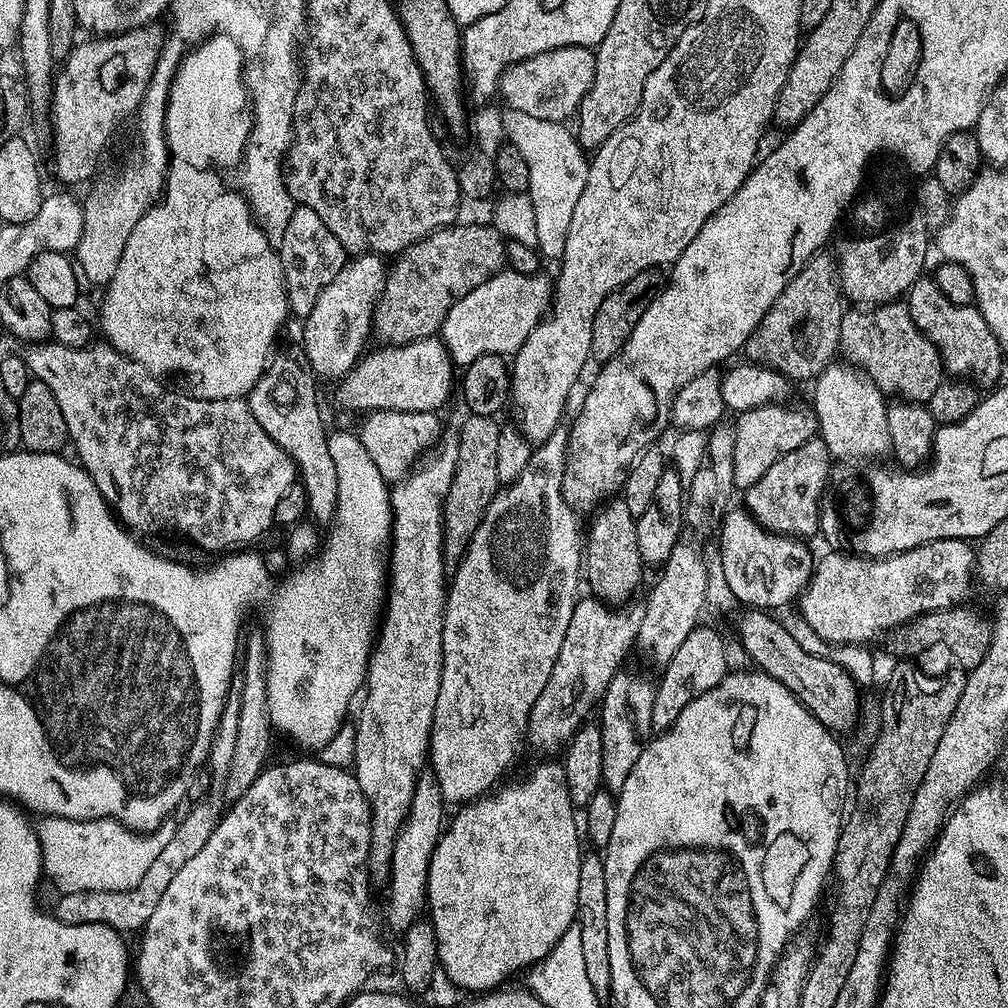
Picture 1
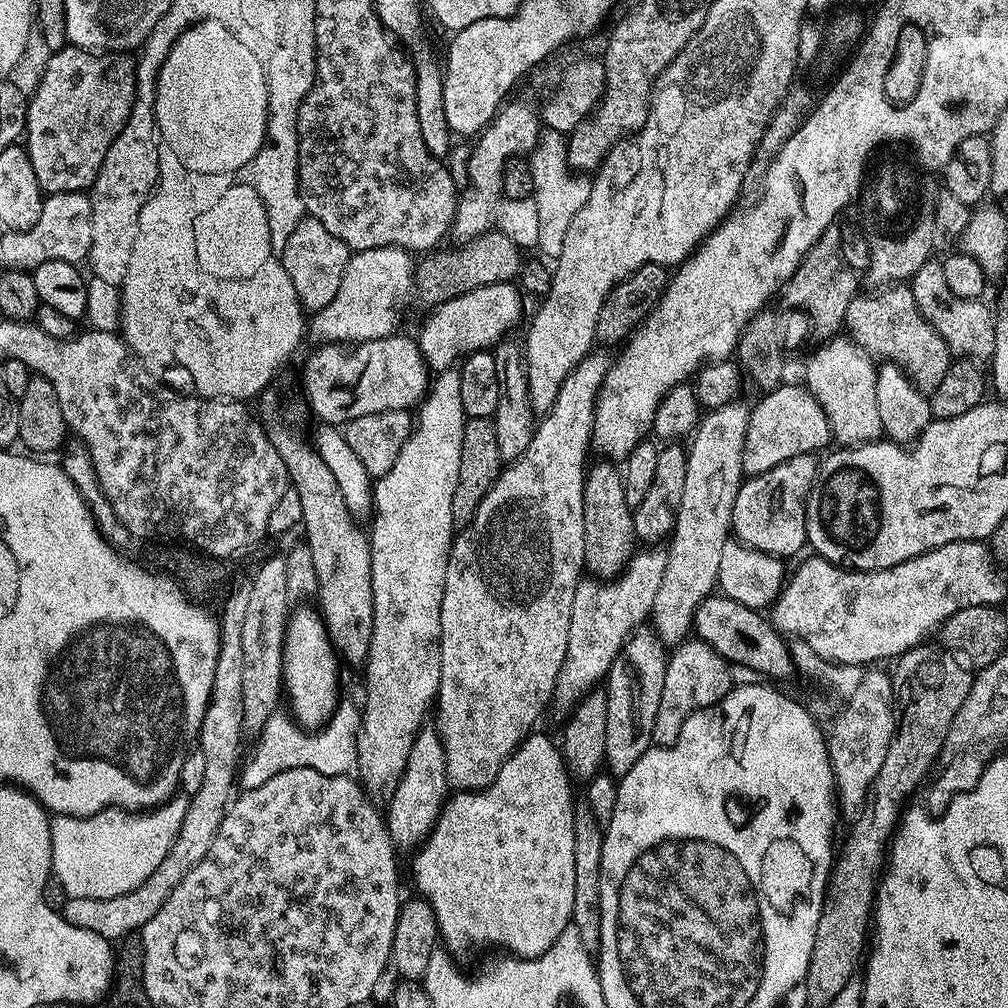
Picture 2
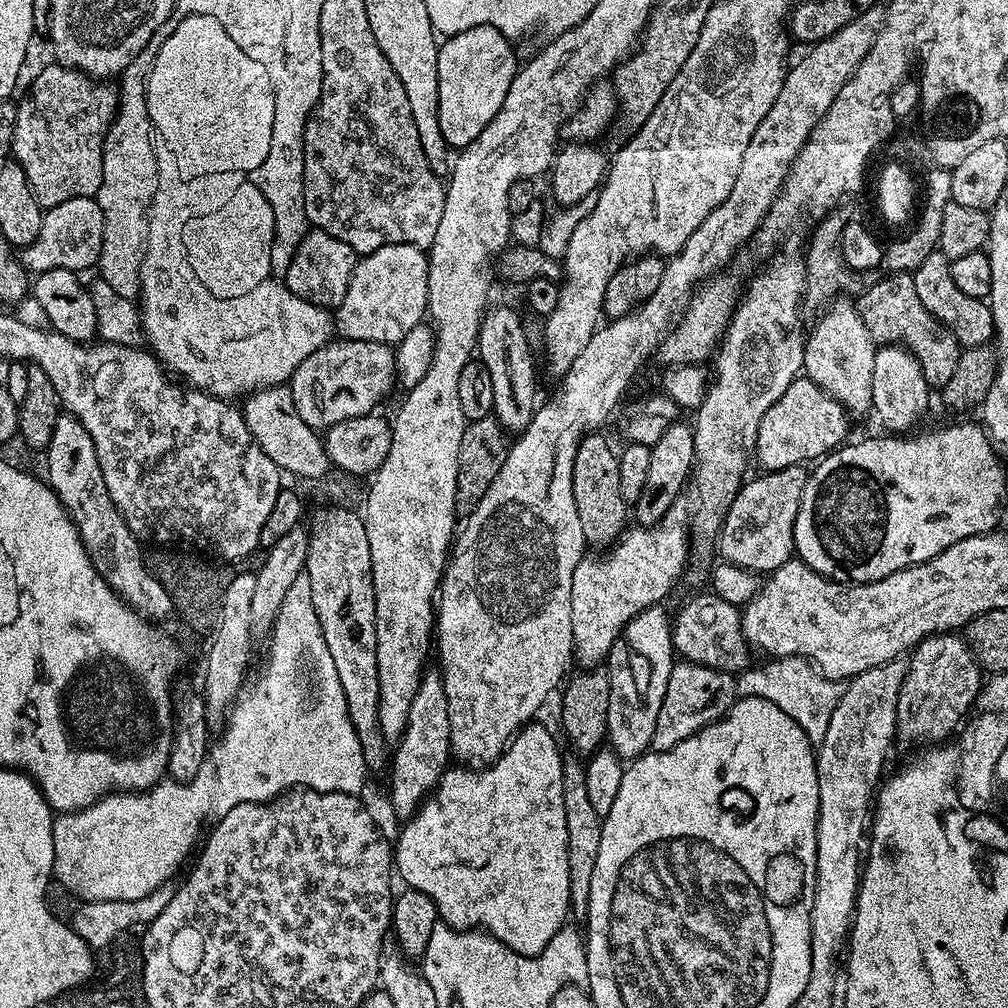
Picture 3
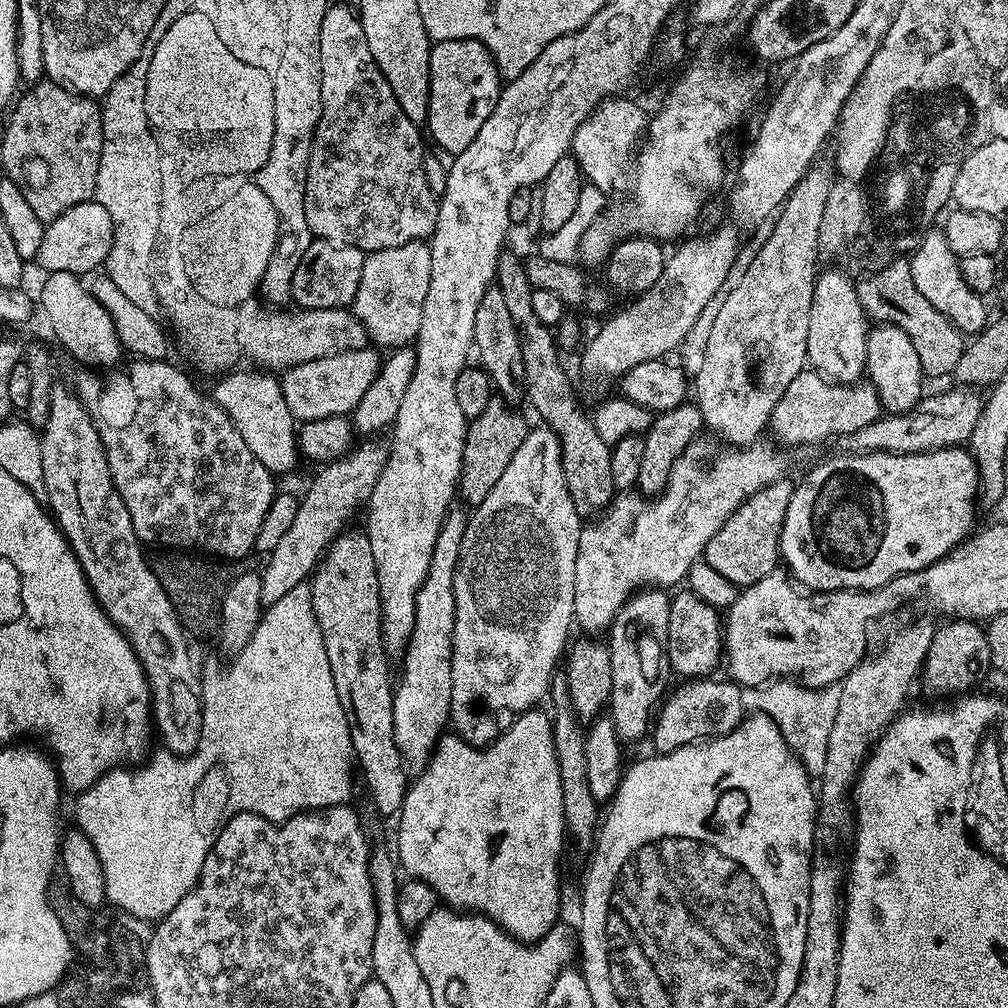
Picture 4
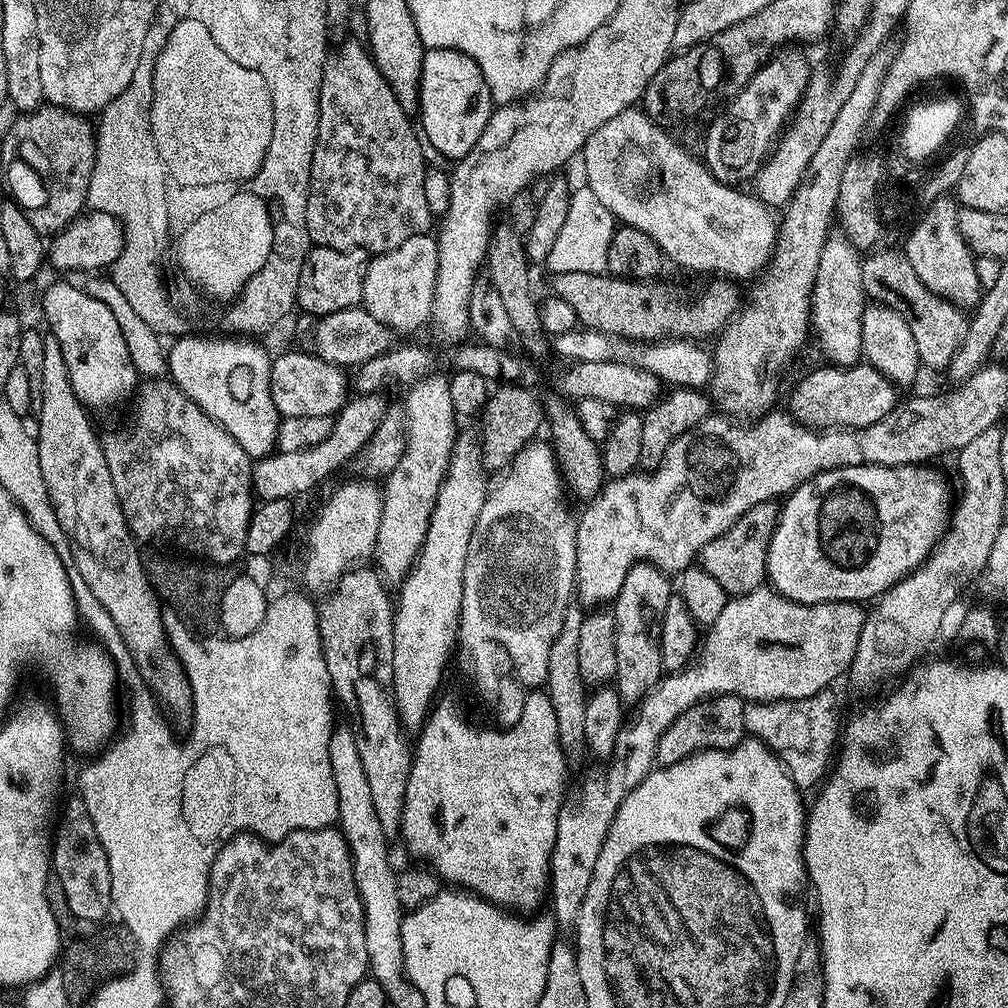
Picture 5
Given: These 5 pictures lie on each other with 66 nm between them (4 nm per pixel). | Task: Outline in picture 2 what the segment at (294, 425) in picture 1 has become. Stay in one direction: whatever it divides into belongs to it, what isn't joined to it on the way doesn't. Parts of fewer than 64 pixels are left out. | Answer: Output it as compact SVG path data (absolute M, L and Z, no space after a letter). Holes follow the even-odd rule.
M269 386L260 393L259 419L262 421L264 431L268 433L268 441L278 450L282 462L288 471L290 486L298 492L299 501L302 502L301 525L304 530L303 539L310 550L310 558L314 562L314 574L316 575L316 586L314 595L320 599L318 611L324 624L328 627L328 634L332 637L338 656L345 665L363 665L368 659L370 640L372 634L372 623L374 622L374 606L372 605L372 545L367 531L359 528L357 517L346 506L346 498L342 498L342 490L338 490L338 478L330 474L330 468L322 458L316 455L311 447L308 448L292 433L292 424L300 420L299 399L288 400L288 396L277 386Z

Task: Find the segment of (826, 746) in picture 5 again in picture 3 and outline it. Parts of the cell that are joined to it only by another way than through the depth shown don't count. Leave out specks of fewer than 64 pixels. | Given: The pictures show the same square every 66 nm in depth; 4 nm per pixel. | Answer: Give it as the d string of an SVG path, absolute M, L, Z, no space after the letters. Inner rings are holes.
M804 656L783 657L781 662L771 661L771 666L752 666L748 668L746 674L736 676L736 695L741 699L746 697L766 698L767 701L774 702L780 709L785 710L790 715L807 738L813 744L819 744L826 736L826 729L830 724L830 714L838 706L842 696L845 694L847 683L817 676L811 661Z

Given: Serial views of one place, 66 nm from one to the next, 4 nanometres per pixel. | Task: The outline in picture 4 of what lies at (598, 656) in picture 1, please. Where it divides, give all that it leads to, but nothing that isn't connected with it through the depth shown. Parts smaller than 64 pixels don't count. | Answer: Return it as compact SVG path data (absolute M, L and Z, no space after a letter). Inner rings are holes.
M701 434L686 446L686 450L682 450L674 462L666 491L651 498L632 490L625 491L595 519L581 527L578 558L574 562L574 620L579 627L580 624L584 627L585 633L607 633L624 603L637 592L646 588L672 590L685 583L688 571L703 557L704 547L718 530L722 530L726 518L730 518L746 498L758 494L758 490L770 486L787 473L784 472L788 468L784 452L775 443L764 443L733 446L711 435Z

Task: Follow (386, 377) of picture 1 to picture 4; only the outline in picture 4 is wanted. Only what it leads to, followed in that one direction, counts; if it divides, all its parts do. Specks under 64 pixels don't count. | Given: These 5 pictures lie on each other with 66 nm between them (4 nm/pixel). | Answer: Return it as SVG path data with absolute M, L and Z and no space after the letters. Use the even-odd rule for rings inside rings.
M369 346L349 352L339 352L333 356L318 358L310 362L302 362L298 366L287 369L280 380L280 389L286 398L286 406L292 417L303 422L305 420L325 420L331 416L348 416L355 412L358 402L362 402L362 396L366 394L366 390L370 390L370 386L380 373L382 356L379 354L381 355L375 347Z

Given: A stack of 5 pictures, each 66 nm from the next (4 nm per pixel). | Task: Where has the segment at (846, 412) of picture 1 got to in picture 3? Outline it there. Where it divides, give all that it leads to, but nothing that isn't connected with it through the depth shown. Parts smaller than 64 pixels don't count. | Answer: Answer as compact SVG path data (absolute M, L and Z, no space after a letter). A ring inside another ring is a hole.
M833 299L822 315L824 317L813 326L812 333L807 333L804 341L803 375L835 398L849 417L869 415L872 412L870 378L874 374L874 354L878 345L870 330L866 330L866 322L862 322L851 299Z

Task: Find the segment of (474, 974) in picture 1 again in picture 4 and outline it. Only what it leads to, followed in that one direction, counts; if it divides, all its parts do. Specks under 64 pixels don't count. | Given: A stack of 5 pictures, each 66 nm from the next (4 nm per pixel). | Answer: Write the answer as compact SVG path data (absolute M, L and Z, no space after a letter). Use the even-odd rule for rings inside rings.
M529 710L519 713L508 729L501 731L490 744L477 746L467 744L462 737L445 734L436 743L432 756L420 773L411 781L410 791L398 813L396 824L395 859L399 867L408 871L409 877L426 882L436 891L437 897L453 910L463 910L469 914L479 914L493 920L499 928L503 928L515 938L525 942L535 942L545 936L561 919L560 916L560 855L566 844L564 826L564 807L562 806L562 778L558 778L558 758L554 754L554 738L552 734L552 718L546 711Z

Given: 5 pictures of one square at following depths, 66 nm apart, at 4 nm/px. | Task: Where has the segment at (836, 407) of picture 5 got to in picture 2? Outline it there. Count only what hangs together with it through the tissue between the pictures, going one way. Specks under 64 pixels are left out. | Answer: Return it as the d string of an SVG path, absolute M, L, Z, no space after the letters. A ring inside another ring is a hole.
M788 383L767 391L749 411L746 446L743 447L745 475L759 476L798 454L811 455L831 443L829 418L821 404L805 385Z

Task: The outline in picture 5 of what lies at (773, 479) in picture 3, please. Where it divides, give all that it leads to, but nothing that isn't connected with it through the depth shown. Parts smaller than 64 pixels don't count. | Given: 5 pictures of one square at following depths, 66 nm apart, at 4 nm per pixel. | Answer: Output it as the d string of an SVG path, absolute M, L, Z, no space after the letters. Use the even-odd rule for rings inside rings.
M767 500L758 506L750 506L726 534L714 538L705 546L698 557L699 567L722 586L729 597L735 598L750 594L765 583L768 575L768 551L770 538L774 538L776 522L780 519L780 508L773 501Z

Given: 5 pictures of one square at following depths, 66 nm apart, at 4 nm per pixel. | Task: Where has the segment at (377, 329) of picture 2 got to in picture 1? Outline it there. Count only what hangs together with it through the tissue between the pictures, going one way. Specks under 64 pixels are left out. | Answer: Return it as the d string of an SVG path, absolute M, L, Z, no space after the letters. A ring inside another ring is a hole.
M356 254L345 259L342 270L334 274L334 282L330 282L330 286L318 294L314 310L303 317L306 364L321 381L339 381L356 365L365 351L364 343L368 336L370 340L373 335L372 311L376 309L376 299L384 289L385 275L385 261L375 254Z

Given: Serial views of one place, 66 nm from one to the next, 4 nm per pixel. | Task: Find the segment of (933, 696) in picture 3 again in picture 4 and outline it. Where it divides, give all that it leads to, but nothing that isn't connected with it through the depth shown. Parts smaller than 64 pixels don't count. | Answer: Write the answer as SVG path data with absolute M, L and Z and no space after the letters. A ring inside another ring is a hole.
M952 618L937 627L930 642L930 650L926 654L922 669L922 684L924 680L925 686L936 696L964 694L975 689L972 687L980 676L980 664L988 666L991 662L987 631L975 620Z

